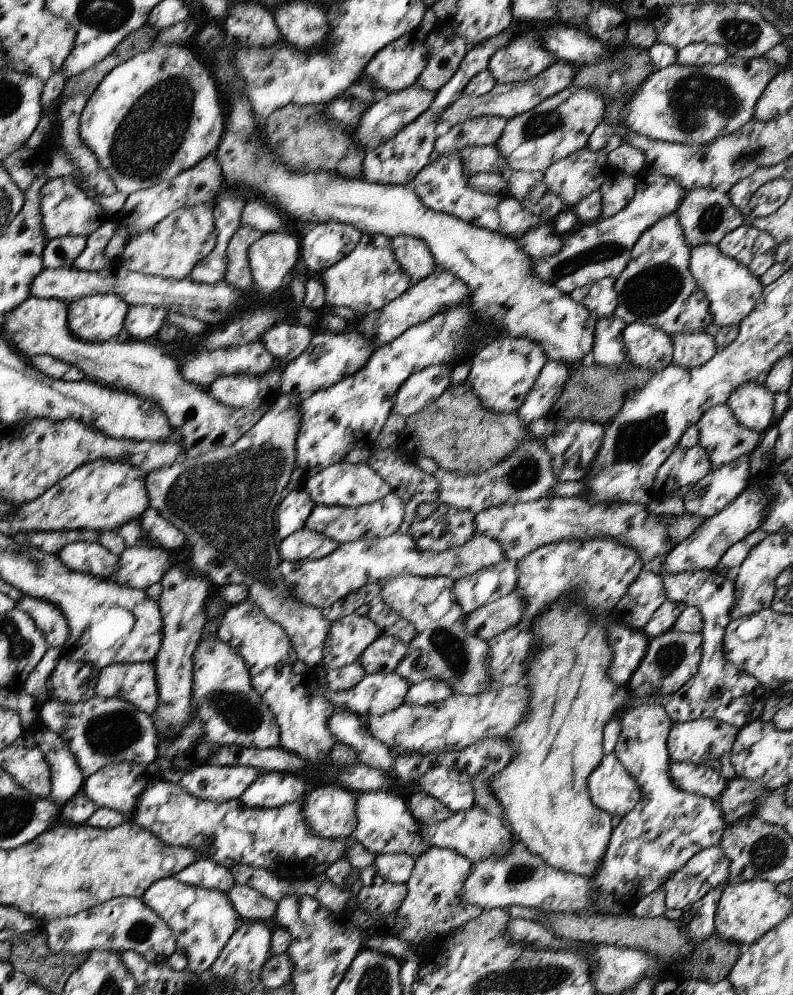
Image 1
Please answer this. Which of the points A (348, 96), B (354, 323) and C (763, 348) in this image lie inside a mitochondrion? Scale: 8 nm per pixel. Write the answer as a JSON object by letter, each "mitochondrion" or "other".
{"A":"other","B":"other","C":"other"}

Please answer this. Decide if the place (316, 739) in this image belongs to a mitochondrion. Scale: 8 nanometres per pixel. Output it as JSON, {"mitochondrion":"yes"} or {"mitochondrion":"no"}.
{"mitochondrion":"yes"}

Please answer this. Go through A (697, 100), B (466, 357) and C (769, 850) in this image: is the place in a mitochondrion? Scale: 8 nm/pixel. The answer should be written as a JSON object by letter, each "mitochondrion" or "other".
{"A":"mitochondrion","B":"other","C":"mitochondrion"}

